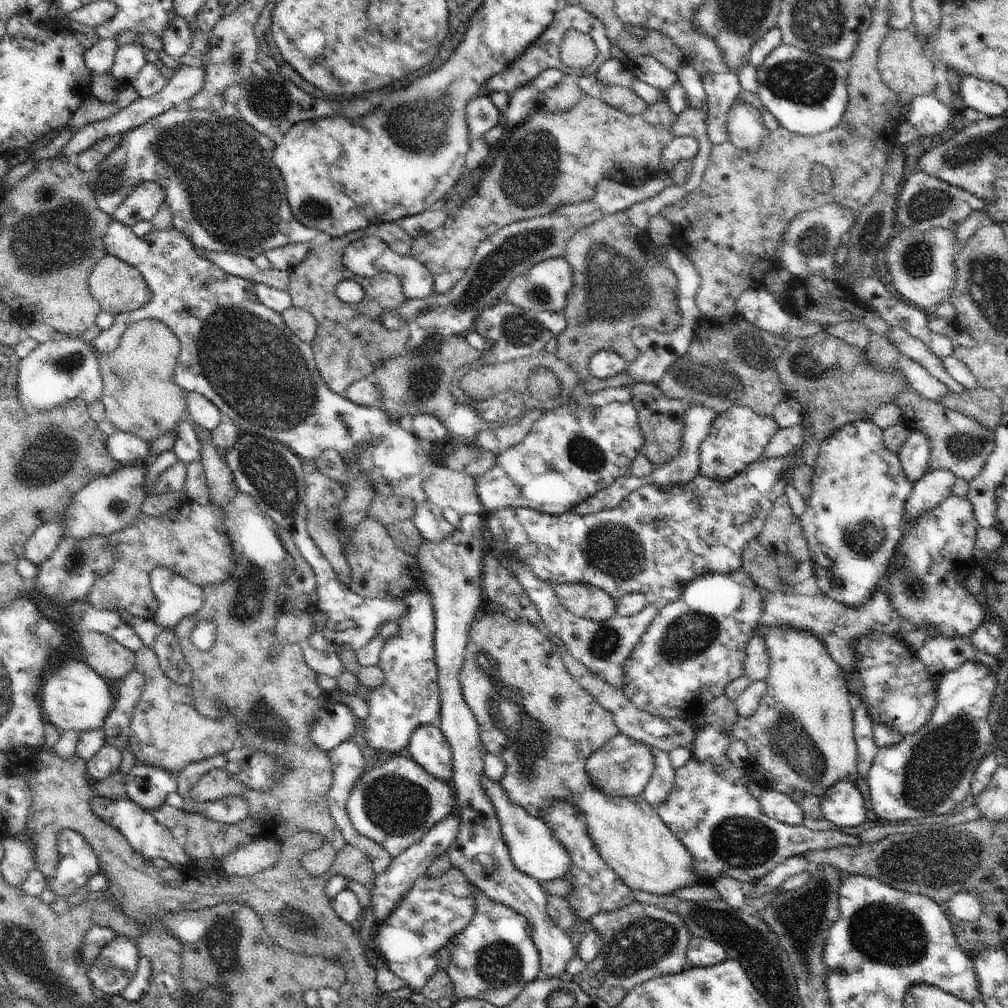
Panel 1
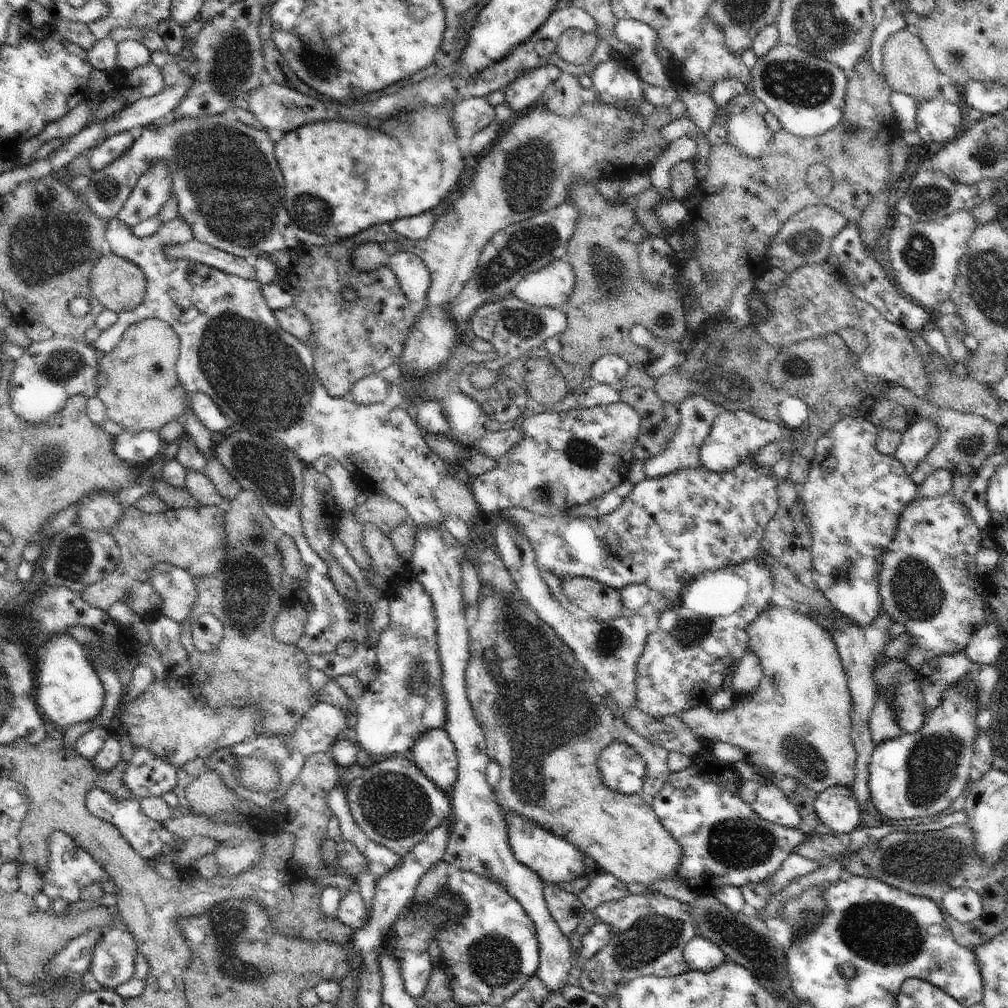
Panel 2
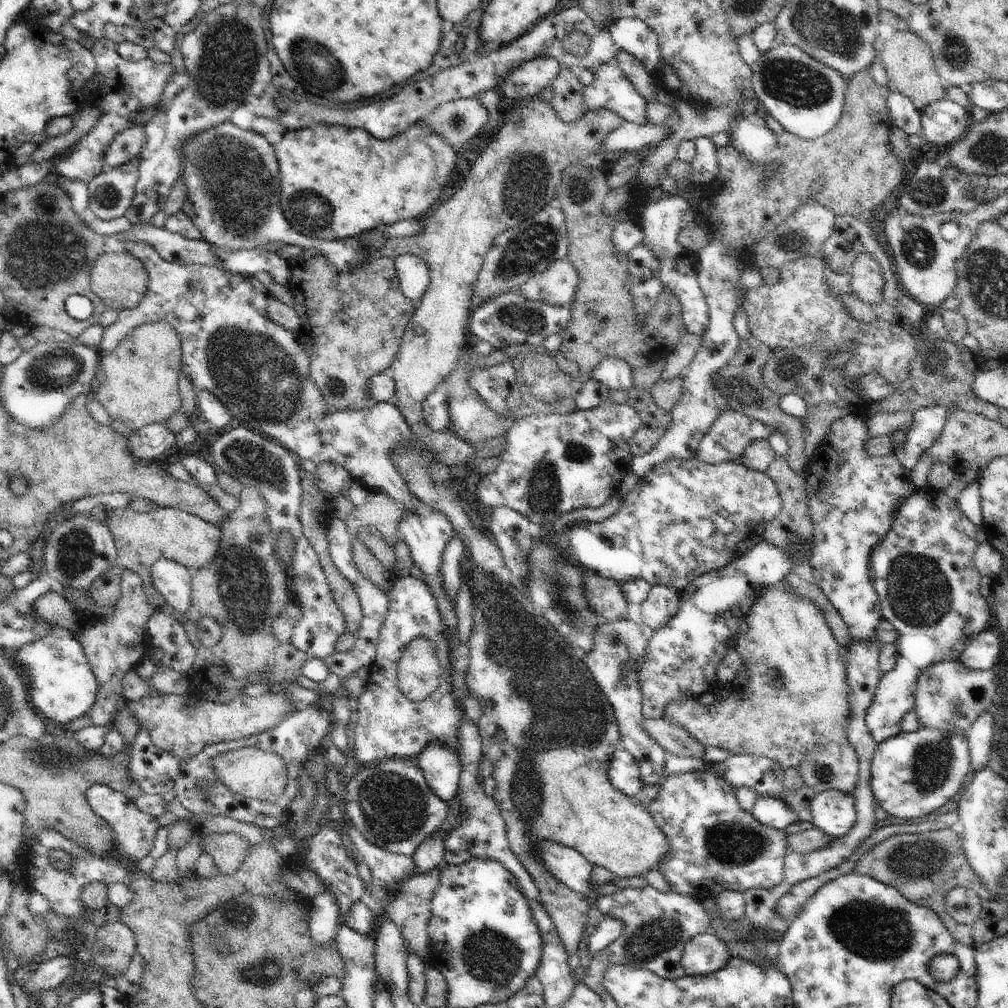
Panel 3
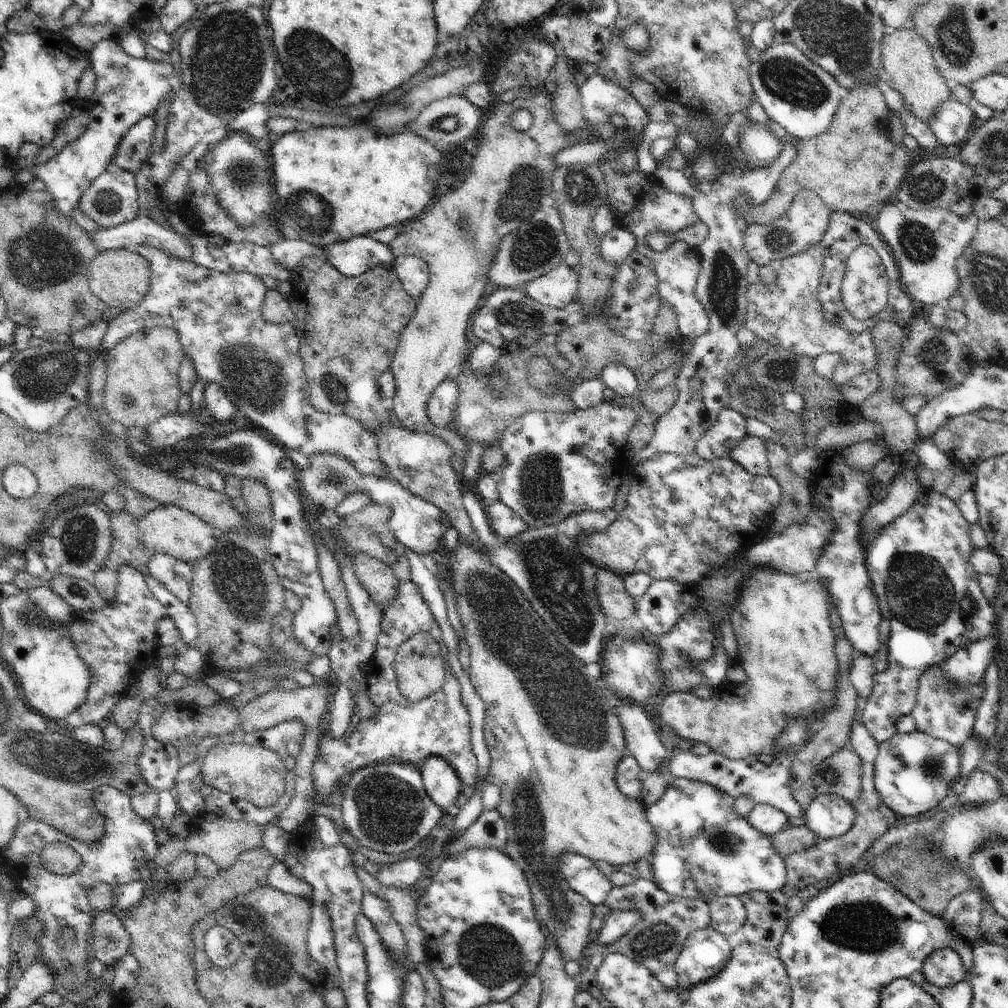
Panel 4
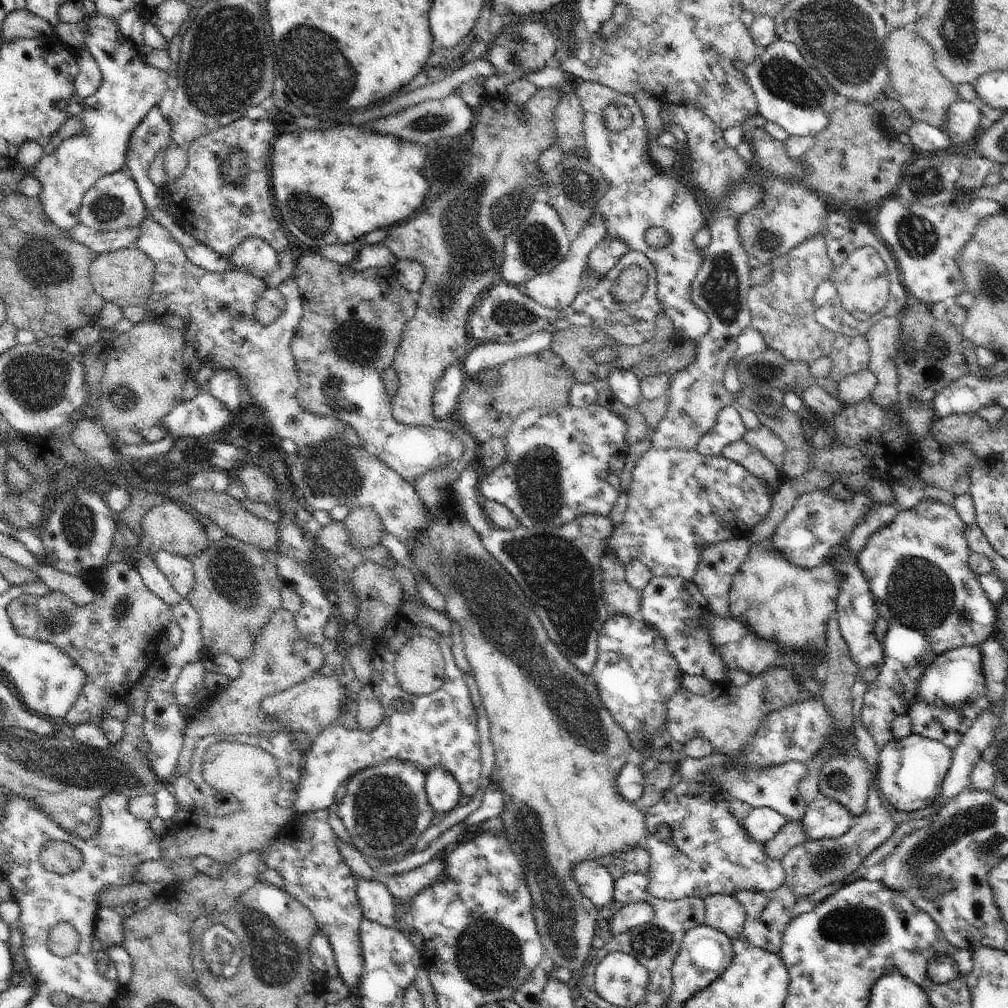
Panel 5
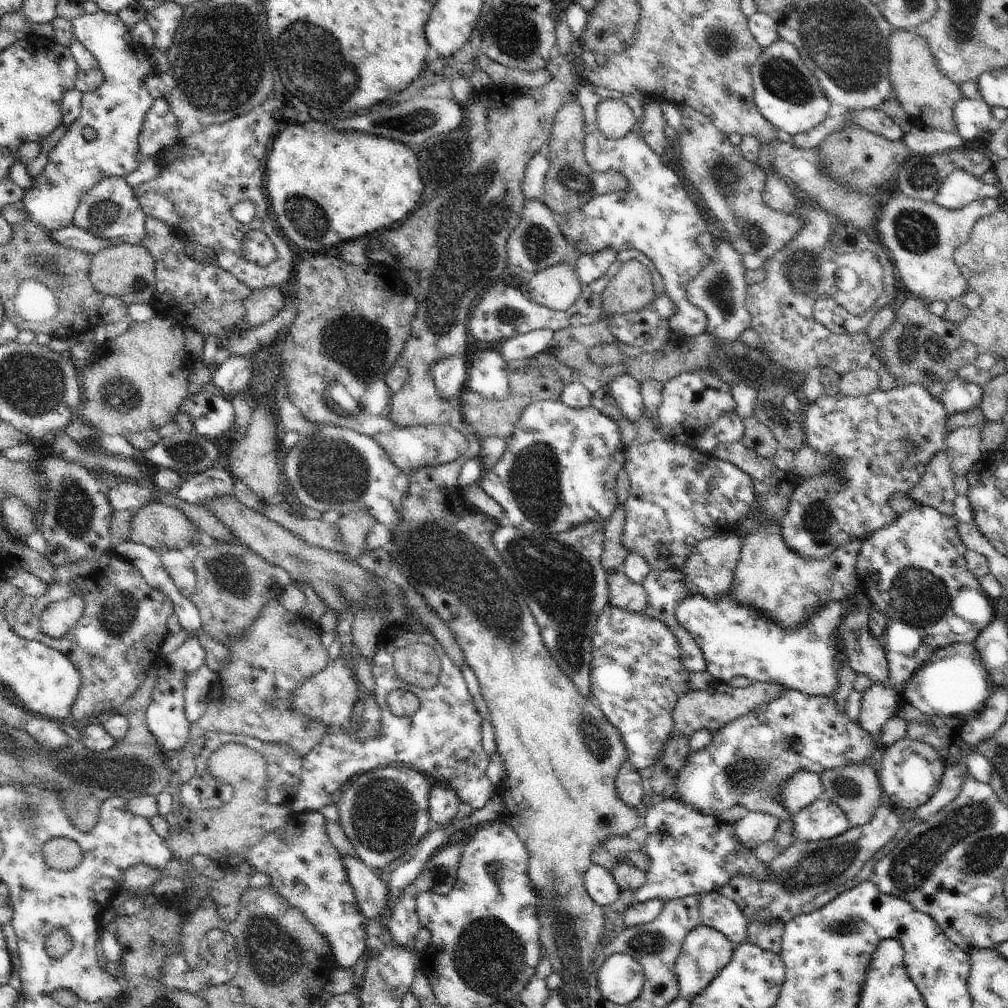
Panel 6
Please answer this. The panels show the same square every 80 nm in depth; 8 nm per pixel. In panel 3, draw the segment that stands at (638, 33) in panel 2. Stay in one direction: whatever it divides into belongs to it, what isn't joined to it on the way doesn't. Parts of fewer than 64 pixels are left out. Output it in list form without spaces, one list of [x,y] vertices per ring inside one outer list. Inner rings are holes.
[[[638,17],[618,19],[608,30],[615,45],[636,57],[654,80],[661,61],[661,48],[656,32]]]

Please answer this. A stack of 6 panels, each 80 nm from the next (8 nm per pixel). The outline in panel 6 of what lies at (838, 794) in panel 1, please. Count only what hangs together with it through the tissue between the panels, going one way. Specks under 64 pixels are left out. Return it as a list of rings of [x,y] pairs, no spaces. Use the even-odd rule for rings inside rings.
[[[825,797],[814,799],[791,819],[795,842],[833,839],[852,826],[844,811]]]

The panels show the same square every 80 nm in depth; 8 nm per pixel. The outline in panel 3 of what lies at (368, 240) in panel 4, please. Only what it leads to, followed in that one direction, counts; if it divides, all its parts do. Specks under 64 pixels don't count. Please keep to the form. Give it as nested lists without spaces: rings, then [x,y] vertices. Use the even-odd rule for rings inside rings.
[[[226,121],[215,127],[197,132],[183,144],[181,174],[186,186],[186,198],[181,210],[193,220],[201,239],[211,245],[229,251],[252,250],[266,248],[276,253],[285,246],[303,247],[306,253],[320,253],[329,258],[329,262],[340,271],[353,271],[363,265],[363,243],[358,237],[347,240],[327,241],[321,238],[310,238],[298,232],[284,216],[280,206],[279,162],[275,157],[273,144],[256,131],[245,130],[236,124]]]

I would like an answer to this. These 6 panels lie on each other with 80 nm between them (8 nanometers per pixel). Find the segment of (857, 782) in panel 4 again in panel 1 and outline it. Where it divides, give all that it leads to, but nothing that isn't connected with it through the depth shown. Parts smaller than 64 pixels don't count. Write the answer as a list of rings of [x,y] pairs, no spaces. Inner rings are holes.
[[[764,626],[766,650],[770,669],[766,676],[766,693],[762,696],[756,712],[748,718],[738,718],[728,730],[734,740],[744,740],[750,761],[747,775],[766,789],[773,789],[786,795],[792,790],[810,792],[816,798],[824,794],[842,780],[857,782],[858,762],[854,740],[853,699],[846,684],[846,673],[832,660],[824,642],[812,632],[802,632],[798,628],[786,626]]]

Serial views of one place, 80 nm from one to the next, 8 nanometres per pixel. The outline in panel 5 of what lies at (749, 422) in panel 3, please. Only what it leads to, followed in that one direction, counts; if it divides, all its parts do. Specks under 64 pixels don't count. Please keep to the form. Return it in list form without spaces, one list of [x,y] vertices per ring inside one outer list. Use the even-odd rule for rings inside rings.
[[[725,406],[717,414],[713,427],[702,436],[694,449],[705,457],[718,456],[726,445],[742,439],[746,431],[737,407]]]

